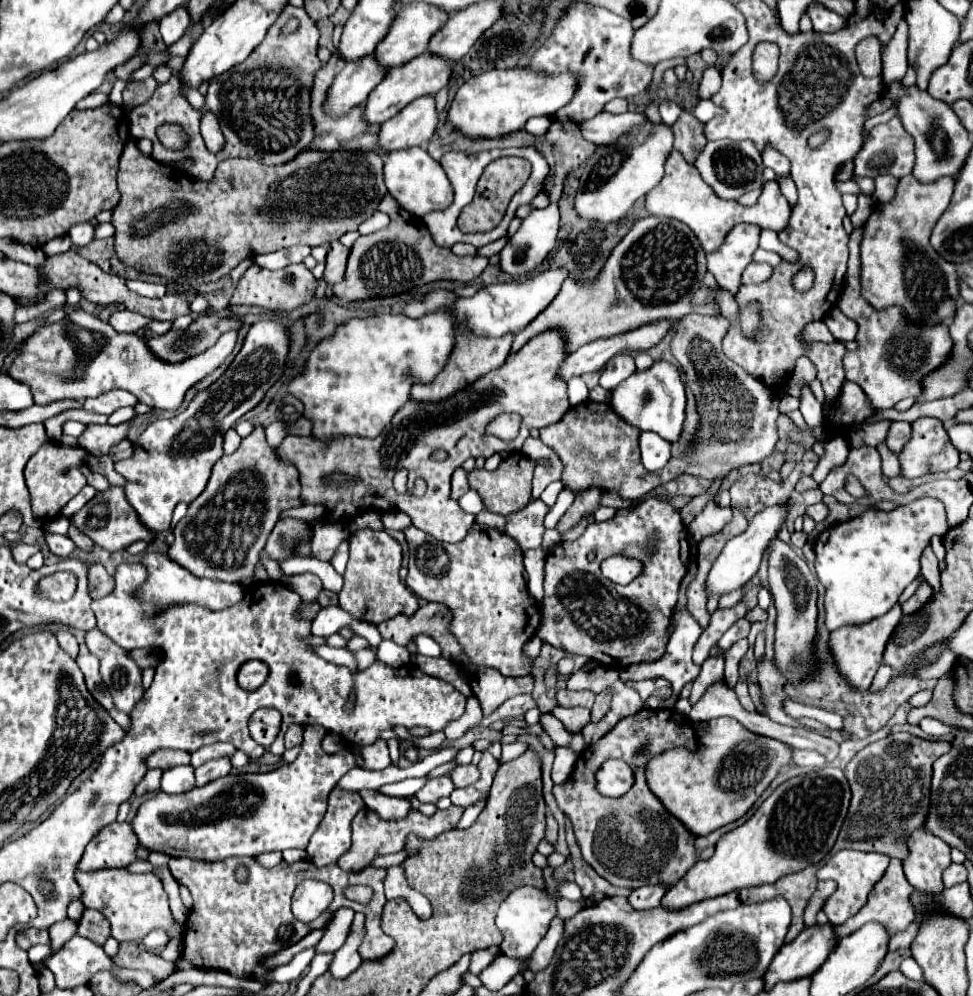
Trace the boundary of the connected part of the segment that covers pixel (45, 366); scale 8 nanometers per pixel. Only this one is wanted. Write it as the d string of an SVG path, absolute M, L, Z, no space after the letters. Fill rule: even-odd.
M73 310L61 322L41 328L27 340L21 354L11 364L9 376L27 384L33 392L35 404L39 406L47 406L63 398L83 402L109 390L123 388L135 394L135 398L147 406L175 410L183 402L185 392L195 382L211 374L231 354L235 340L237 332L231 330L223 334L219 342L211 346L211 350L205 350L195 358L187 358L187 362L159 362L159 358L147 350L145 338L137 334L119 334L109 322L103 322L85 310ZM81 354L89 356L89 360L83 360L83 368Z

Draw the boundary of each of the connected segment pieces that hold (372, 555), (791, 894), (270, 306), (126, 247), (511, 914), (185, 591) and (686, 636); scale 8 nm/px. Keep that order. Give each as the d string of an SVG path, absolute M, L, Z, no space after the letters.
M359 530L351 536L351 554L347 570L343 574L343 590L339 592L339 608L349 612L355 620L381 624L399 614L411 616L419 608L415 594L401 584L399 566L401 566L401 544L389 536L385 530Z
M809 866L807 870L801 870L799 874L787 874L787 878L781 878L779 882L771 886L757 886L749 890L739 892L741 902L765 902L771 898L785 898L793 910L793 920L789 926L789 932L785 936L785 944L799 936L803 930L803 910L811 898L811 894L817 888L818 879L816 871L818 866Z
M289 264L281 270L265 270L259 266L251 266L239 280L233 296L231 306L259 306L269 312L289 312L307 304L315 296L317 280L305 264Z
M129 138L121 154L117 176L121 200L113 210L111 224L115 226L115 252L125 266L189 286L217 282L241 260L277 252L291 244L331 244L371 218L377 204L387 194L383 182L383 158L377 152L301 152L283 166L265 166L255 160L231 158L219 162L215 176L209 182L187 176L187 190L183 176L185 174L179 168L159 164L151 156L145 156L137 148L137 140Z
M559 880L555 894L549 894L547 890L533 888L533 886L521 886L519 890L513 890L503 900L503 906L499 908L499 914L495 918L495 924L499 926L499 930L503 934L503 942L499 946L501 952L511 958L527 958L535 950L535 946L541 942L541 938L545 936L549 922L557 916L559 898L577 902L577 900L581 900L581 888L571 880Z
M145 554L143 564L149 570L149 578L139 590L143 598L143 608L151 616L161 608L167 608L171 604L181 604L181 602L195 602L201 606L207 606L211 610L223 610L229 608L237 602L243 600L243 588L239 584L227 584L227 582L217 582L217 580L207 580L207 578L197 578L185 568L177 566L173 560L169 560L165 554Z
M687 610L679 612L675 616L675 632L671 634L671 640L667 644L667 650L663 654L663 658L659 658L659 662L643 662L639 666L629 666L627 670L621 670L619 672L619 678L623 682L629 682L629 680L643 680L643 678L655 678L655 676L661 676L661 678L667 678L671 683L673 694L678 695L678 690L684 687L684 683L688 683L689 680L695 680L697 674L699 674L699 666L693 664L692 653L695 646L695 642L699 640L701 636L701 626L691 618L691 614Z

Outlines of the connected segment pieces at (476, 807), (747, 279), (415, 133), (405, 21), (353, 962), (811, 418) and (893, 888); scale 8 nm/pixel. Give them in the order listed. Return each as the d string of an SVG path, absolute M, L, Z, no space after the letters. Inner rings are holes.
M481 798L481 800L477 800L473 806L469 806L469 808L465 810L465 814L463 814L461 822L457 824L457 828L467 828L467 826L471 826L471 824L475 822L477 814L479 814L479 812L485 808L485 802L487 802L487 798Z
M751 262L741 276L742 284L759 283L768 280L773 274L773 267L765 263Z
M421 96L405 106L397 116L381 124L379 148L389 154L391 150L405 150L421 146L431 140L437 126L437 110L433 96Z
M411 2L411 6L407 6L399 14L399 18L395 18L395 22L391 24L387 36L375 48L375 52L373 52L375 62L379 62L379 66L383 66L383 70L407 64L409 60L413 60L415 56L419 56L419 54L423 54L427 50L429 38L435 34L435 30L439 30L439 26L443 26L443 22L447 22L445 12L441 12L441 10L433 8L433 6L427 6L423 2Z
M359 912L359 914L355 914L355 920L351 924L351 930L349 930L345 944L335 952L335 960L329 966L329 972L335 978L349 976L361 964L359 946L363 942L363 936L365 936L365 914Z
M805 388L803 394L801 394L801 406L799 406L799 410L801 410L805 422L811 426L811 430L815 430L815 428L819 428L819 426L825 424L823 406L815 400L815 396L811 394L809 388Z
M891 858L891 864L885 872L885 876L873 886L871 894L869 894L869 900L867 904L859 910L859 914L855 914L853 918L849 918L845 924L841 926L835 926L835 936L841 940L843 936L849 936L853 934L855 930L859 930L863 924L867 922L879 922L885 926L885 930L889 930L889 936L895 936L899 932L903 932L915 918L915 910L913 910L913 904L909 900L909 894L913 892L913 886L907 882L905 874L903 874L903 868L901 868L901 860L897 858Z

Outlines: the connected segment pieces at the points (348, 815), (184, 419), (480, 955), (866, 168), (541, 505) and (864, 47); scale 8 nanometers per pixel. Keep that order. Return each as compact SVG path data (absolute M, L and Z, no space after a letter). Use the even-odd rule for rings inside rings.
M333 790L329 794L327 814L307 846L307 858L315 866L335 864L351 848L351 820L363 806L365 802L357 792Z
M271 318L255 322L249 328L239 354L235 356L235 360L229 364L229 368L225 370L225 374L219 380L215 380L209 388L197 392L195 398L189 402L189 406L181 414L177 414L169 420L155 420L153 424L149 424L149 428L135 442L133 456L129 460L115 462L115 470L127 478L127 486L125 486L127 502L131 504L131 508L135 508L139 520L143 522L143 526L147 526L147 530L157 532L157 534L169 530L177 502L181 502L181 500L193 502L205 490L213 464L223 456L221 446L223 446L225 432L229 428L233 428L237 418L241 418L245 412L249 412L251 408L255 408L263 400L265 392L281 376L283 366L285 366L285 356L287 356L287 330L285 330L285 326L277 320L271 320Z
M493 946L493 948L487 948L487 950L475 950L473 956L471 956L471 972L477 976L485 966L489 966L489 962L499 956L499 948Z
M897 116L885 124L877 124L871 130L867 142L863 144L863 150L859 150L859 154L855 156L855 176L875 178L877 174L891 174L895 178L903 178L907 174L911 174L913 166L915 166L913 138L911 138L911 134L907 134L907 130L903 128L903 124Z
M543 500L529 502L523 510L507 516L505 534L515 538L523 550L539 548L543 540L543 516L549 512L549 506Z
M869 36L858 44L855 50L856 60L861 74L865 77L881 76L881 42L875 36Z

